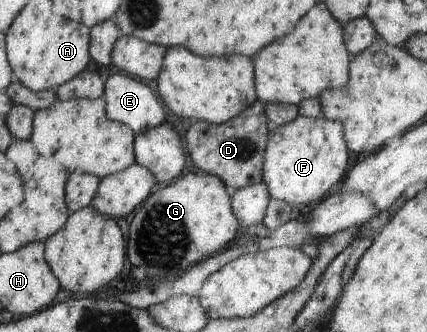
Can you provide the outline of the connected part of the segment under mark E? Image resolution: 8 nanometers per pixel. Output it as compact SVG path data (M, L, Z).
M113 74L105 82L108 118L124 123L136 135L157 128L165 120L165 108L155 92L132 76Z

